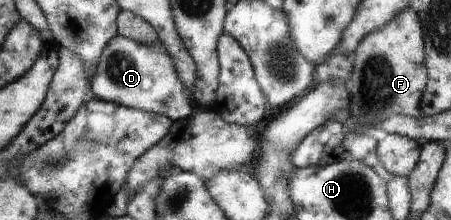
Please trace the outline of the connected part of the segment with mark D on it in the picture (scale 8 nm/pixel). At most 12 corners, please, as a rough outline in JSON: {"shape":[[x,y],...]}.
{"shape":[[118,34],[93,94],[173,122],[197,112],[160,38]]}

